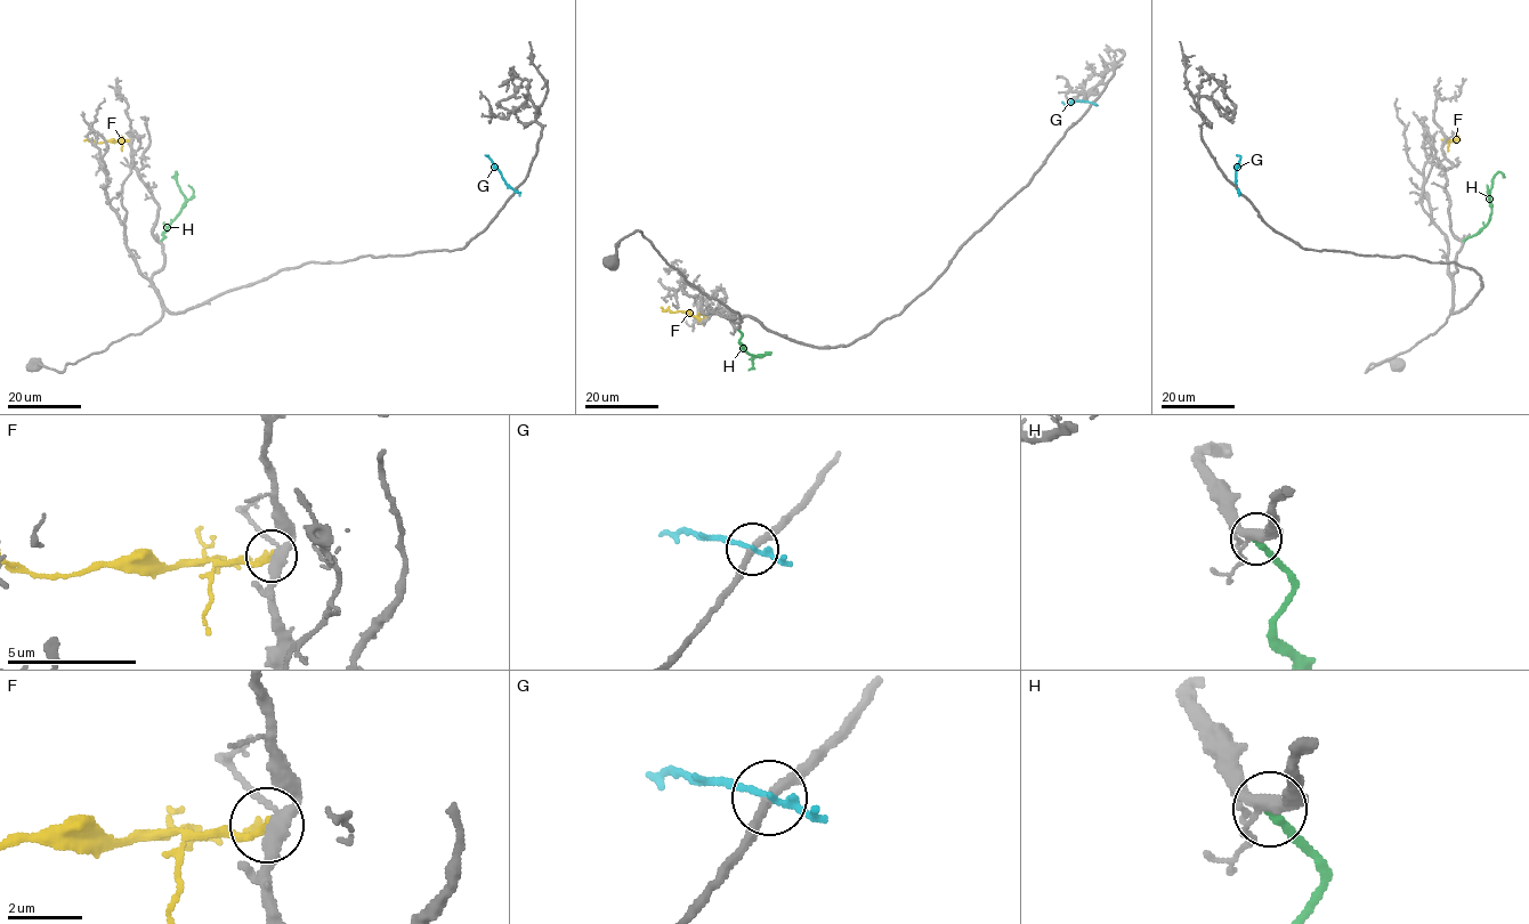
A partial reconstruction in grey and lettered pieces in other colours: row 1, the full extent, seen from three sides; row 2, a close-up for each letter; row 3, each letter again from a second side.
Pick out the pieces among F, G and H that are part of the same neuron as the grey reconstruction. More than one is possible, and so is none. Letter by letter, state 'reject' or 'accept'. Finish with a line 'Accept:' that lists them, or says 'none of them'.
F: accept
G: reject
H: reject
Accept: F

